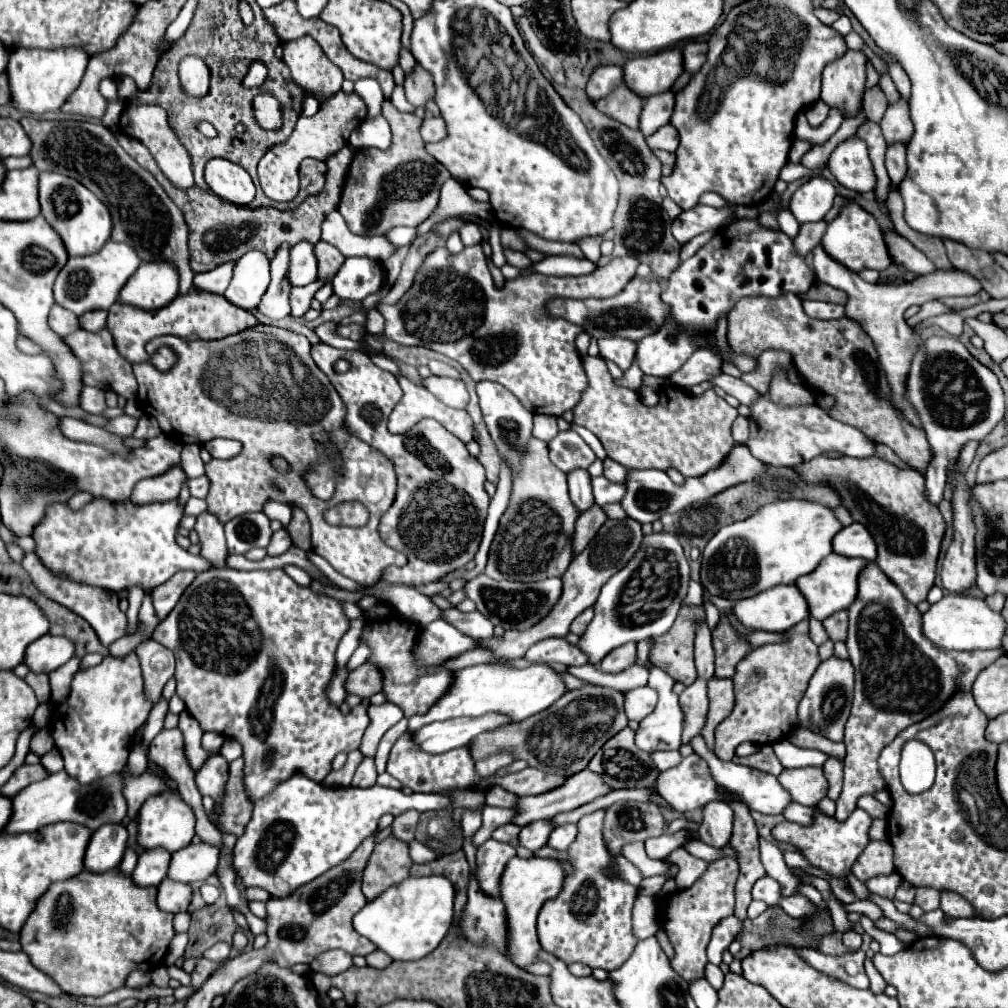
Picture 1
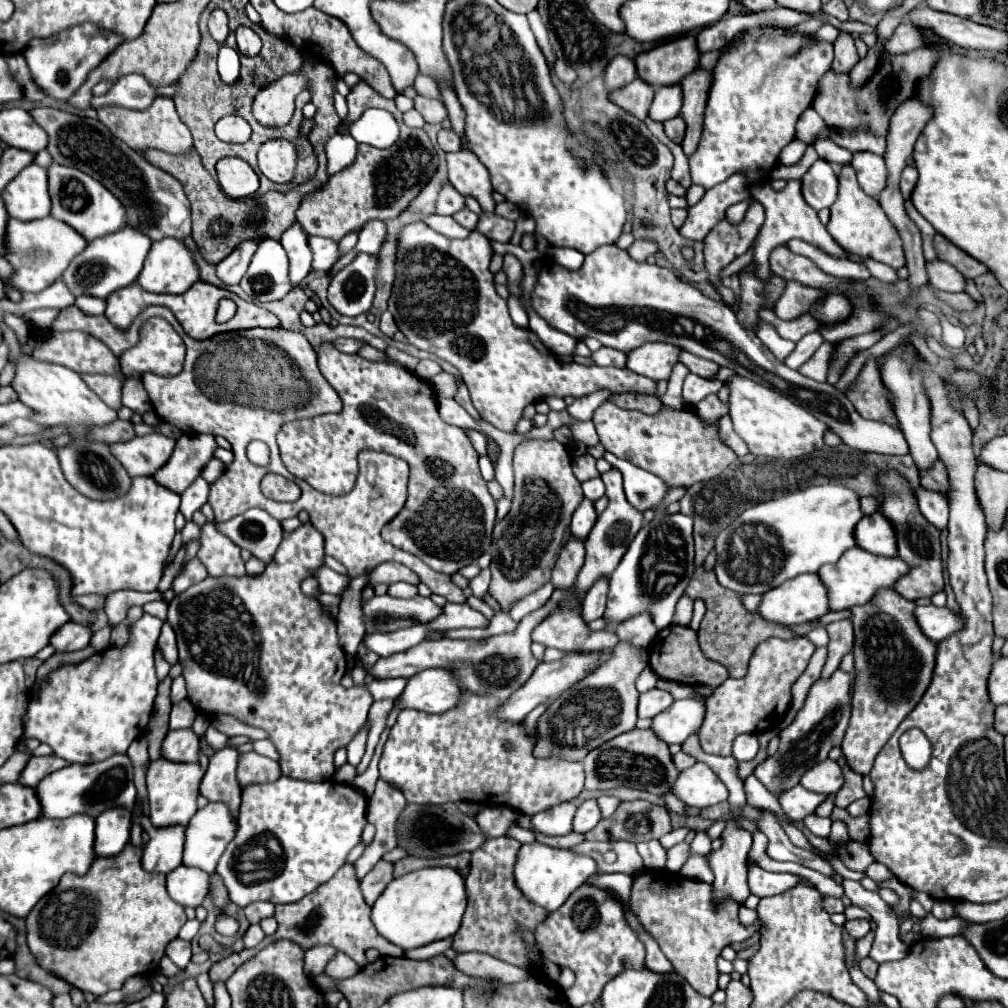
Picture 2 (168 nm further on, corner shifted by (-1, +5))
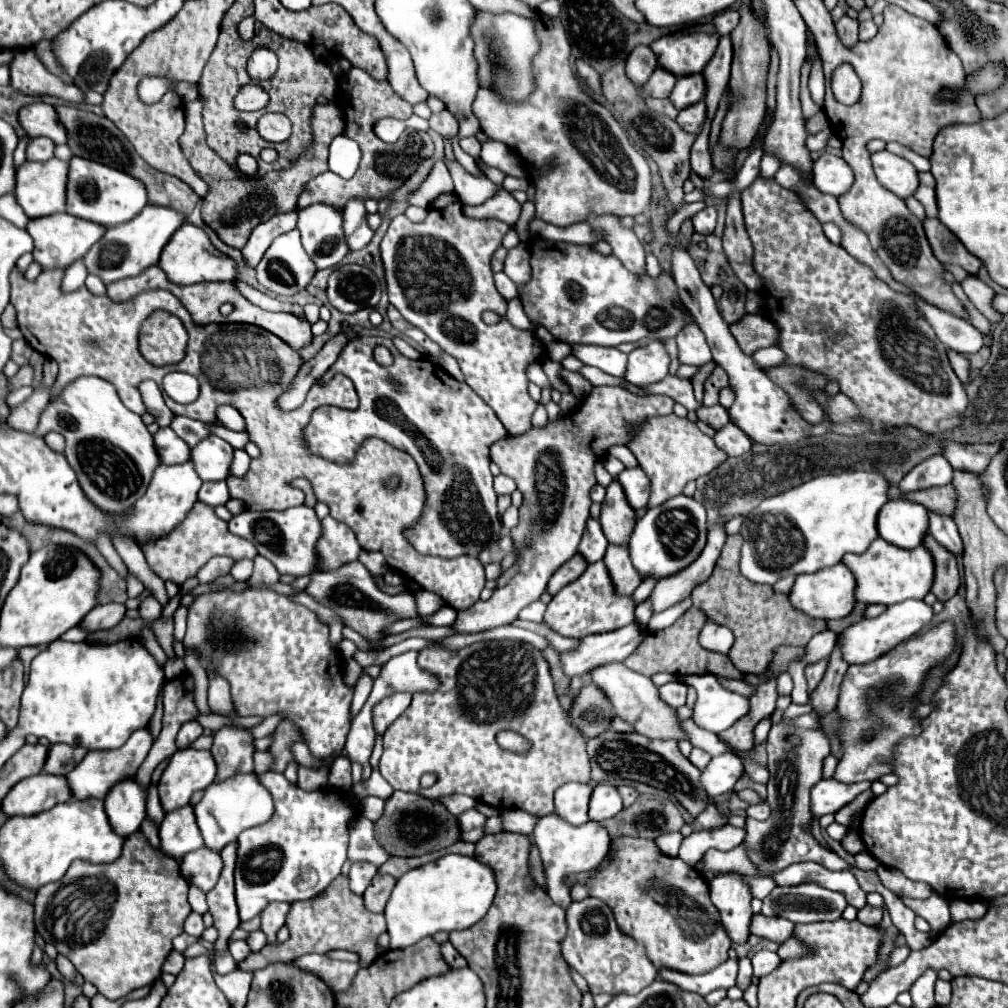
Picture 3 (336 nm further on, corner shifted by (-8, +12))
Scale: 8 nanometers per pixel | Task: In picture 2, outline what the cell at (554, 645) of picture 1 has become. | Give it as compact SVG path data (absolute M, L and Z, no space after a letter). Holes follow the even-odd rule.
M567 597L567 601L559 603L559 609L555 609L555 613L551 613L551 617L547 617L547 621L541 621L531 637L533 641L545 645L545 647L555 647L559 651L613 651L613 647L617 645L617 637L615 631L593 631L589 629L589 625L583 621L581 617L581 597Z

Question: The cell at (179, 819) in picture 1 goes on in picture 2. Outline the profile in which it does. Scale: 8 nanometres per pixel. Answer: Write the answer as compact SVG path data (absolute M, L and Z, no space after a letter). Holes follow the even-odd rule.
M167 759L153 761L147 771L147 791L149 791L149 805L151 813L149 819L155 827L169 827L169 825L183 825L187 827L189 819L197 811L197 797L199 797L199 783L203 779L203 771L199 763L171 763Z

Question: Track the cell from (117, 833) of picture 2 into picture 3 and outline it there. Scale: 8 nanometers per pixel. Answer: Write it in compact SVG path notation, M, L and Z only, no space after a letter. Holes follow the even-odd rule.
M134 780L120 782L106 796L104 808L112 830L118 836L128 838L140 828L146 816L146 792Z

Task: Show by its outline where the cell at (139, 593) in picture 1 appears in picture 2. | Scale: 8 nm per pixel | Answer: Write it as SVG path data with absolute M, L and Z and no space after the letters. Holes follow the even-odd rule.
M143 613L143 617L131 625L131 637L125 647L111 647L107 651L95 653L81 663L57 667L43 679L41 685L35 683L31 687L31 701L27 705L27 717L23 717L23 737L19 739L19 743L33 737L41 743L47 743L57 757L67 759L69 763L97 763L115 753L125 753L131 741L145 731L149 715L153 711L153 699L157 695L159 683L159 679L155 677L153 649L161 625L161 619Z

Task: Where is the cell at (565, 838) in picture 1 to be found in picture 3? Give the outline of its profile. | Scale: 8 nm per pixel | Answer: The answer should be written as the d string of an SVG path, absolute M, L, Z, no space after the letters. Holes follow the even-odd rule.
M598 784L594 786L592 798L590 798L590 820L600 822L606 818L612 818L622 810L622 798L618 790L610 784Z

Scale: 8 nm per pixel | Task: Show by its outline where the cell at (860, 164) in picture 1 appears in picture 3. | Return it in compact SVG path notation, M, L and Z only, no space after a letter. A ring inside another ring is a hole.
M888 150L872 154L872 168L878 182L900 198L912 196L914 190L918 188L916 168L908 160L890 154Z

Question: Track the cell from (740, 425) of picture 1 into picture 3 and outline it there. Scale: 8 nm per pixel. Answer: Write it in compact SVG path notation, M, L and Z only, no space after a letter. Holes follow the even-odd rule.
M728 422L726 426L722 426L716 432L714 442L728 456L740 456L740 454L744 454L744 452L748 452L752 448L752 440L736 424L732 424L732 422Z

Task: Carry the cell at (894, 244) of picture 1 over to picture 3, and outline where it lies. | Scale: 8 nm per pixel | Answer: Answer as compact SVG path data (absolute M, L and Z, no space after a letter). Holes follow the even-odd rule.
M966 276L962 282L962 290L966 292L966 296L972 300L972 304L992 322L998 322L1002 318L1000 312L996 312L992 308L992 296L994 296L994 290L990 286L986 286L980 278L976 276Z

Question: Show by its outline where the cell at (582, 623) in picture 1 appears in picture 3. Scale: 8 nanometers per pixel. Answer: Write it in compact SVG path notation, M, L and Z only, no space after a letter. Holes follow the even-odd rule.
M608 546L606 556L604 556L604 564L610 574L612 586L614 586L616 594L620 594L620 596L632 594L638 588L638 584L642 582L634 574L634 566L630 566L628 546Z

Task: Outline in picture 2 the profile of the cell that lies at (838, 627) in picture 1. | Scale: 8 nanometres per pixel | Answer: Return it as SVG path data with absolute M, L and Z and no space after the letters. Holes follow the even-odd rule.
M843 619L843 621L835 621L827 625L827 633L829 633L829 657L827 663L823 667L821 677L831 677L831 673L835 673L841 665L841 659L851 653L853 649L853 625L851 619Z

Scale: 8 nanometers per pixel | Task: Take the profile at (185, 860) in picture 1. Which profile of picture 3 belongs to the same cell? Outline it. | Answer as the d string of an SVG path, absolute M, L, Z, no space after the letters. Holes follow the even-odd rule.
M236 774L220 784L210 784L204 792L204 798L194 806L204 846L214 852L220 852L230 842L236 842L242 830L266 822L272 812L274 802L270 798L270 792L258 782L256 774Z

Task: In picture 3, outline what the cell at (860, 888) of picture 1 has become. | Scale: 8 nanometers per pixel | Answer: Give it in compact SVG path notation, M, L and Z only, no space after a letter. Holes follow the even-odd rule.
M732 752L720 754L710 760L710 764L700 774L700 784L706 790L706 796L714 800L720 794L726 794L734 788L736 780L740 778L740 772L744 772L744 766L738 756Z

